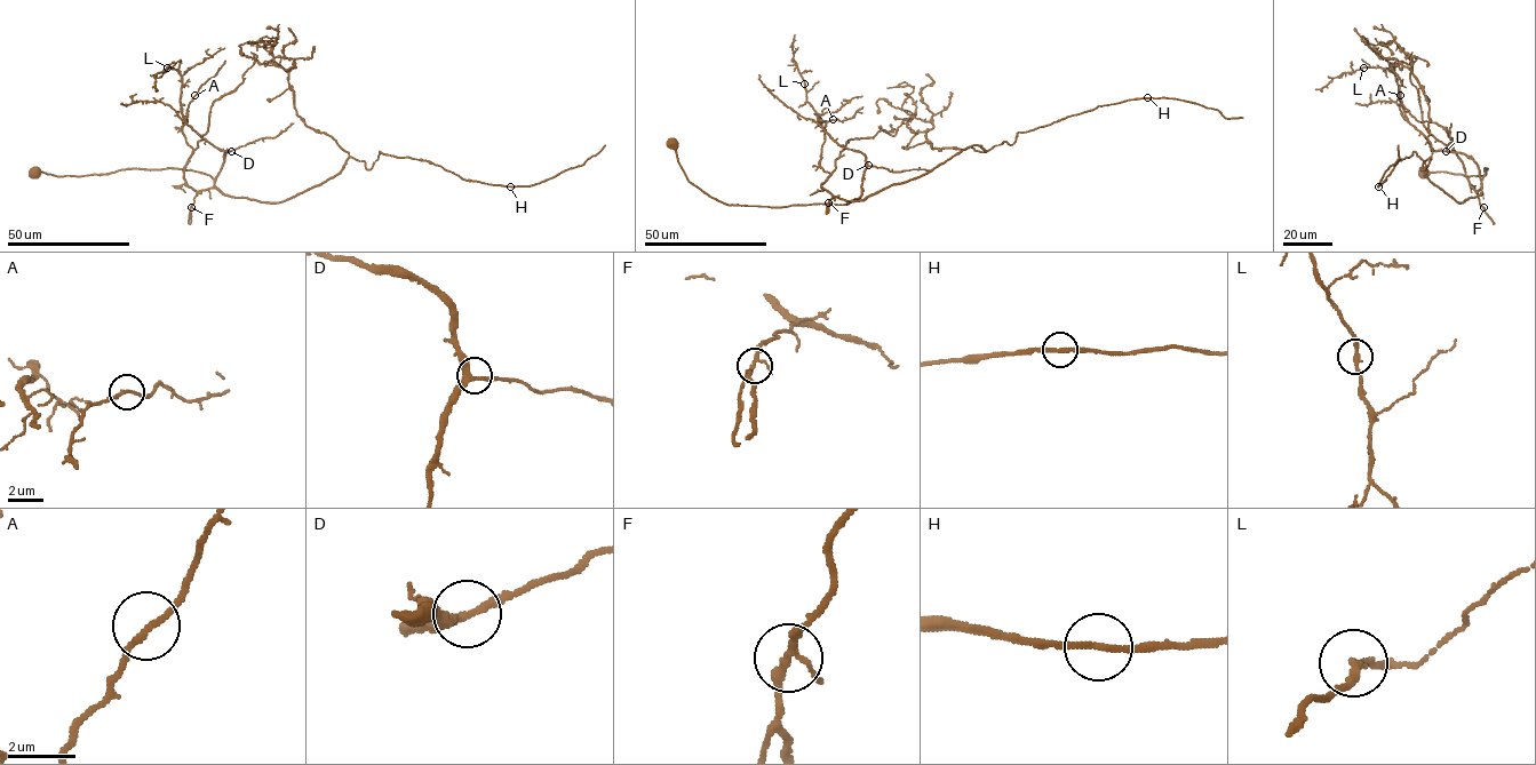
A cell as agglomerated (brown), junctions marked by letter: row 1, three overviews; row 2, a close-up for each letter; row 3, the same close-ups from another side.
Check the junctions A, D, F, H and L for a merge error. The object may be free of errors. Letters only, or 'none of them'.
none of them

